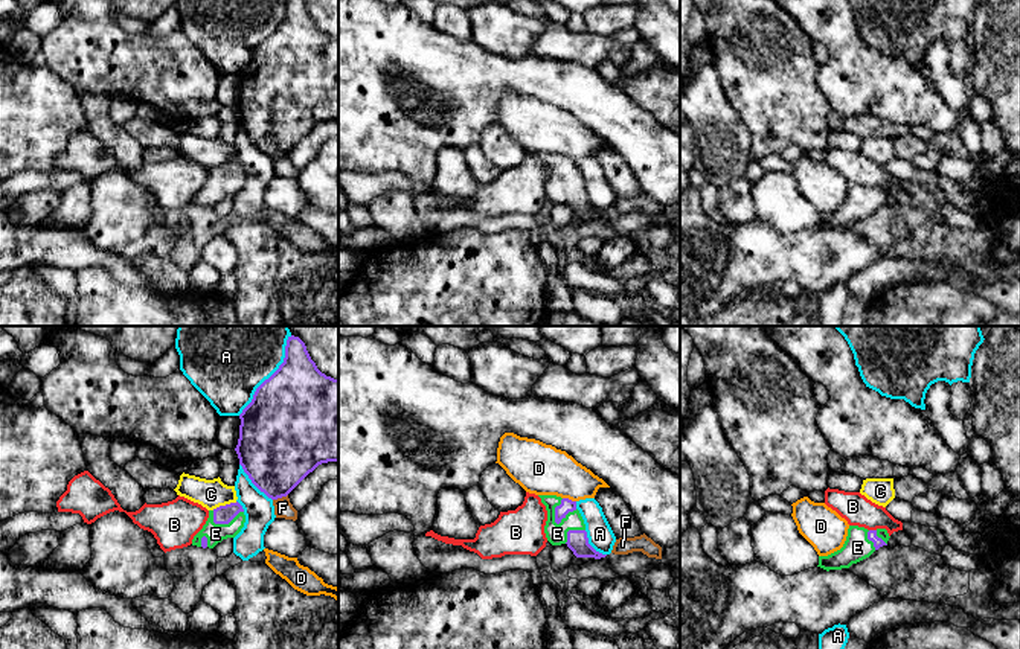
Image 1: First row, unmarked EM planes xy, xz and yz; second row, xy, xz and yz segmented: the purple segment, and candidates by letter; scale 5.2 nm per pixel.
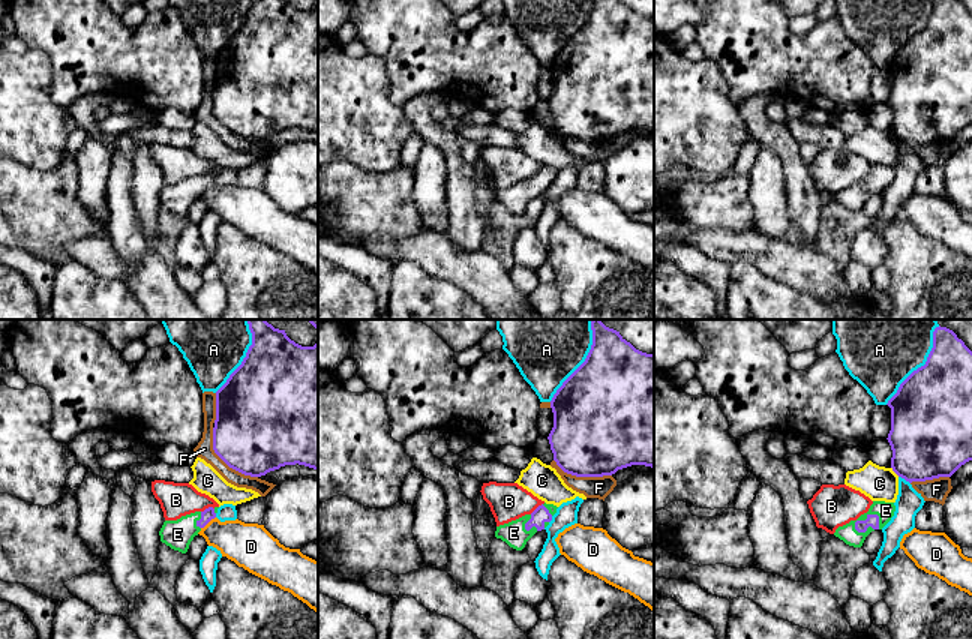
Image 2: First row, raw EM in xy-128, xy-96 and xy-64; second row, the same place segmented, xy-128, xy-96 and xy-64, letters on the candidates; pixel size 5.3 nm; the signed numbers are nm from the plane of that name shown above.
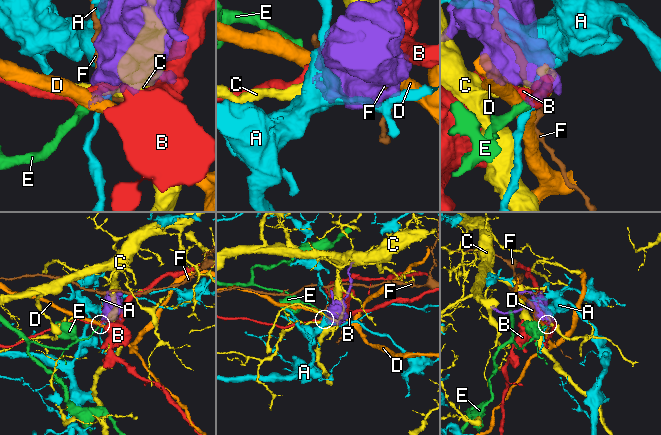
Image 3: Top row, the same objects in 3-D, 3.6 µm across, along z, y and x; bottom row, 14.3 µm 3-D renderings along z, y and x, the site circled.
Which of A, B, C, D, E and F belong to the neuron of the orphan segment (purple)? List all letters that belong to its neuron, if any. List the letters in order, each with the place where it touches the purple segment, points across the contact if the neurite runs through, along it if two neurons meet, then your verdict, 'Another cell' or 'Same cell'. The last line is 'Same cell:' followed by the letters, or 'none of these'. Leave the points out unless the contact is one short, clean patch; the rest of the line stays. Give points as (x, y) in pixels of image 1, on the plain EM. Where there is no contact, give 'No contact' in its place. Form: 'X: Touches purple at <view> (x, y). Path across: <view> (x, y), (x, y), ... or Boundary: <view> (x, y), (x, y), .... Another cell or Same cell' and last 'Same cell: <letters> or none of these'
A: Touches purple at xy (269, 37). Another cell
B: Touches purple at yz (872, 189). Another cell
C: Touches purple at xy (226, 163). Another cell
D: Touches purple at xz (567, 157). Boundary: xz (563, 156), (575, 160). Another cell
E: Touches purple at xz (564, 175). Path across: xz (566, 165), (564, 175), (564, 183), (557, 192). Same cell
F: Touches purple at xy (279, 156). Another cell
Same cell: E

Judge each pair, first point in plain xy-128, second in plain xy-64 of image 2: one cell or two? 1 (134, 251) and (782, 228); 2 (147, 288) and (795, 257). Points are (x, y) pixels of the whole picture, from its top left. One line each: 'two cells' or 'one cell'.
1: two cells
2: one cell

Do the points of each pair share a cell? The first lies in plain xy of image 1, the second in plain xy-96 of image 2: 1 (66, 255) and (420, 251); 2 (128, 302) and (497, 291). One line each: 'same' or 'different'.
1: same
2: different

